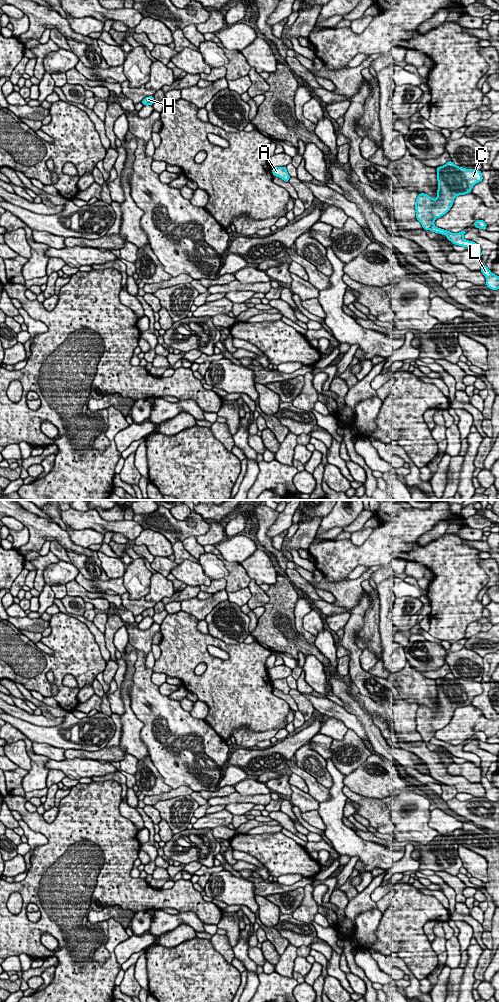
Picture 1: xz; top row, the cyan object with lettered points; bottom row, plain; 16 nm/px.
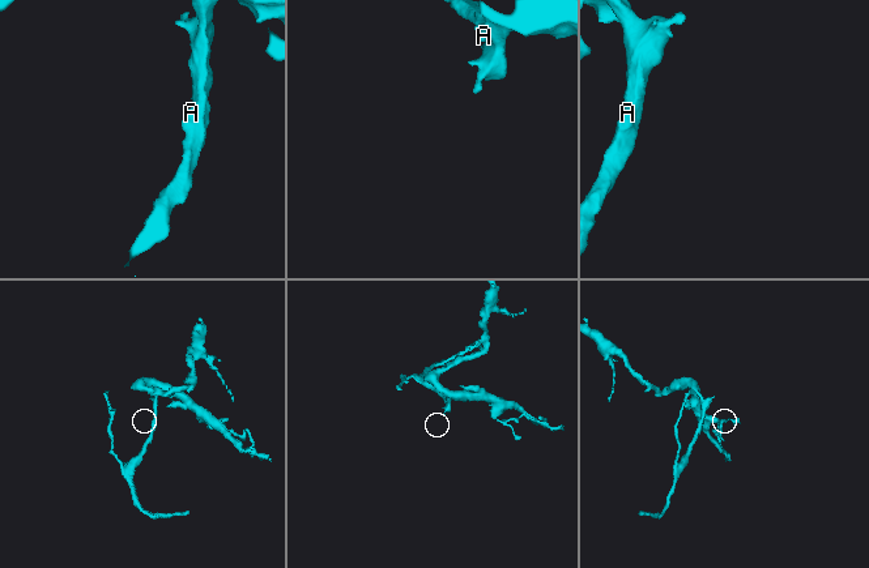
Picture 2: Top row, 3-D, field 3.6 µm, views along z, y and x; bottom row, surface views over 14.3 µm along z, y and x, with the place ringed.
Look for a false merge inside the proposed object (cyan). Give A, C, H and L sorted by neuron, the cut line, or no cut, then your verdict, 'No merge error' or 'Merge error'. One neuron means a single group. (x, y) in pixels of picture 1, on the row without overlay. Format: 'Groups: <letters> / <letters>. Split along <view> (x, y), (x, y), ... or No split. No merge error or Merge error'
Groups: A C H / L. Split along xz (433, 735), (428, 741). Merge error

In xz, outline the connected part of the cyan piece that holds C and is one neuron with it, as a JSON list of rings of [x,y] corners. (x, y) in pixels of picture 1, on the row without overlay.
[[[452,672],[436,679],[436,683],[437,710],[433,711],[425,705],[419,705],[415,713],[416,731],[424,742],[429,742],[437,730],[451,721],[458,707],[471,705],[473,698],[483,692],[481,682],[459,679]]]

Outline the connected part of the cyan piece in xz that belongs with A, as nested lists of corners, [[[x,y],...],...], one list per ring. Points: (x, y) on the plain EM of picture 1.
[[[275,679],[272,681],[273,688],[281,690],[283,693],[288,694],[290,687],[287,684],[286,679]]]

